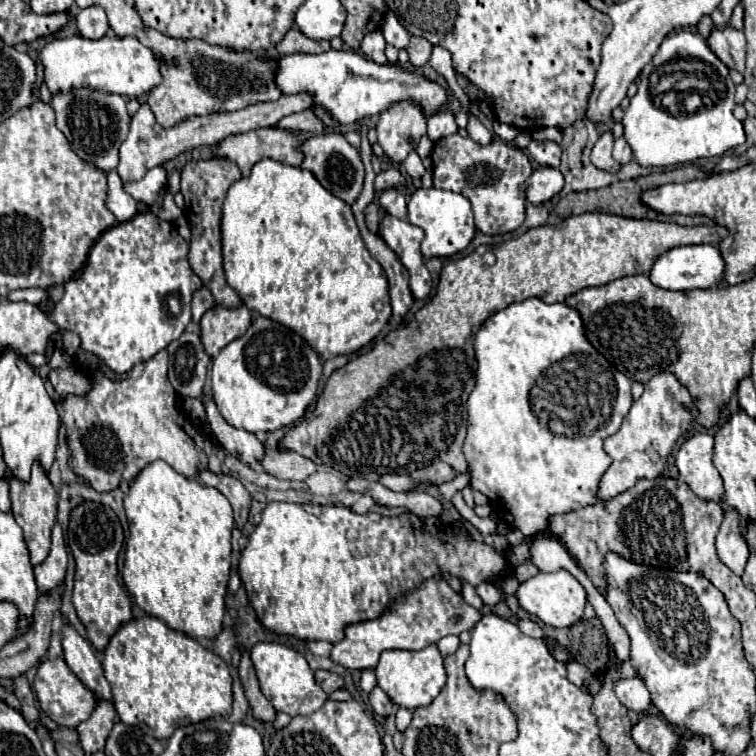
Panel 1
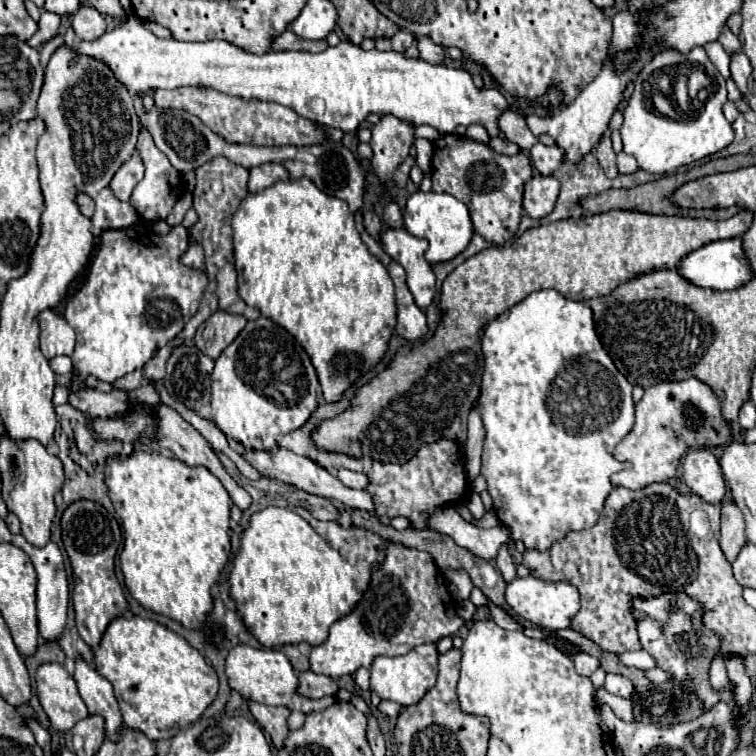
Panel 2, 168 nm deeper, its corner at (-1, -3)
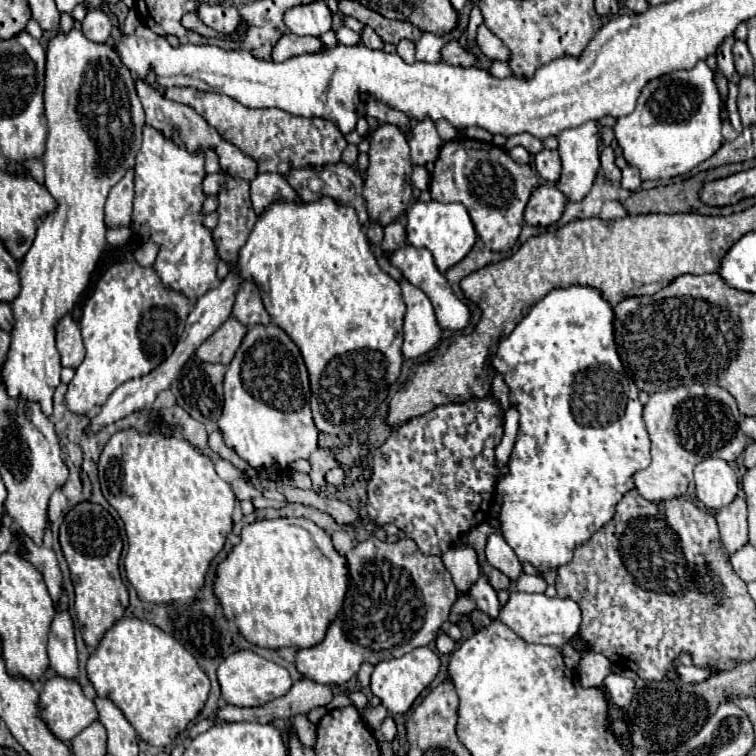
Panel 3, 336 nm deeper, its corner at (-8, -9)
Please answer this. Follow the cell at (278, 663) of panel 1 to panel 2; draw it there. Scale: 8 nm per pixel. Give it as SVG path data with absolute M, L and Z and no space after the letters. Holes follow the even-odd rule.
M237 644L225 660L225 674L231 690L239 692L245 700L253 700L267 706L287 706L291 710L299 710L303 714L325 710L335 702L335 696L327 696L327 700L309 700L297 692L297 674L287 660L287 656L279 650L261 650L251 648L247 644Z

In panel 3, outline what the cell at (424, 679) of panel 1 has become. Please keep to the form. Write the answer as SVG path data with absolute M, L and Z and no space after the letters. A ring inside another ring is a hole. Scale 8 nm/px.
M424 646L424 648L416 648L414 652L408 652L402 658L394 658L394 660L386 660L374 666L372 672L372 694L378 696L382 700L382 706L388 708L390 714L396 712L408 712L410 706L414 704L414 700L420 696L420 692L424 688L430 686L430 682L436 678L440 670L440 658L438 654Z

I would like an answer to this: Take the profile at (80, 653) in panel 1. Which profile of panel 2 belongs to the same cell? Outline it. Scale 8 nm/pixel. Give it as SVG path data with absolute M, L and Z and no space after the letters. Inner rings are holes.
M83 658L75 660L75 674L73 674L79 694L89 708L89 714L99 714L105 720L105 734L109 740L119 742L121 736L121 712L113 688L107 678L97 674L97 670L83 662Z

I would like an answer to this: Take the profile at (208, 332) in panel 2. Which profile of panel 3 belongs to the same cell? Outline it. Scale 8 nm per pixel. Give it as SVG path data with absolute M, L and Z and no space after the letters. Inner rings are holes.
M228 318L208 340L202 342L202 346L196 350L196 356L202 362L220 362L228 366L244 334L246 334L246 326L240 324L236 318Z

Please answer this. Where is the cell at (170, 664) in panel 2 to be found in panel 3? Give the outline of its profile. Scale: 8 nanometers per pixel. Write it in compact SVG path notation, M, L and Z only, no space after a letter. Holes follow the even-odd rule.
M138 618L118 620L118 624L114 624L106 632L96 652L88 658L86 670L88 678L96 688L96 694L114 700L114 704L124 712L124 716L134 726L138 736L152 746L172 744L178 732L184 732L186 726L202 712L210 694L210 678L198 666L196 658L190 652L186 652L182 644L178 644L178 640L174 640L170 634L162 632L148 620L138 620Z

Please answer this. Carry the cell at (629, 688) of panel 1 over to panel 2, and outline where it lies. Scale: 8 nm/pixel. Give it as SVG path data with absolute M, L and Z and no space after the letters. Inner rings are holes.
M607 674L605 678L605 690L611 692L611 694L617 694L617 696L623 696L623 698L631 698L633 694L633 684L629 678L621 676L621 674Z

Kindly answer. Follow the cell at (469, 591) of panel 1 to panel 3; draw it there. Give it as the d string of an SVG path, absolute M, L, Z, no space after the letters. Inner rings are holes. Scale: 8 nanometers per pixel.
M458 546L450 548L448 552L442 554L442 562L446 570L452 574L452 580L456 584L456 590L460 596L468 594L474 582L480 578L480 566L476 552L468 546Z

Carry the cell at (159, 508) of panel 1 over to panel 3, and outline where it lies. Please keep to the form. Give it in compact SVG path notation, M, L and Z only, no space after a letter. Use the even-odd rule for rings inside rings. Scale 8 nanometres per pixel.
M134 430L116 432L100 456L102 494L120 514L126 536L128 554L124 558L126 578L138 592L138 598L152 604L192 606L196 594L206 584L206 574L216 554L224 548L232 532L232 512L236 506L234 492L214 470L210 458L202 456L184 438L166 438L160 432L138 434Z

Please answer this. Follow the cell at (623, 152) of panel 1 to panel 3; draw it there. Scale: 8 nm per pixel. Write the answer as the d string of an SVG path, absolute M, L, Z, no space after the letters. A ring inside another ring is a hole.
M626 166L626 168L622 170L622 188L630 190L630 192L638 192L638 190L640 190L640 184L642 184L642 180L640 180L638 168Z

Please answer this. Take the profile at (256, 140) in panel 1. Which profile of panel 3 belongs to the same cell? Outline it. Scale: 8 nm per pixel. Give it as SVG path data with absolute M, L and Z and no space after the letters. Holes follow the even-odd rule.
M264 172L258 174L252 182L250 196L252 196L252 206L256 212L262 212L270 200L298 200L296 192L290 188L286 178L276 172Z

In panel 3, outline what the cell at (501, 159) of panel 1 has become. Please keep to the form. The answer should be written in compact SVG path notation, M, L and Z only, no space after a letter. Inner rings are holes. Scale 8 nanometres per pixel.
M458 138L440 148L430 180L430 194L436 202L462 202L470 212L482 242L494 252L510 250L524 226L524 208L538 184L536 172L528 164L510 160L504 148L488 142Z

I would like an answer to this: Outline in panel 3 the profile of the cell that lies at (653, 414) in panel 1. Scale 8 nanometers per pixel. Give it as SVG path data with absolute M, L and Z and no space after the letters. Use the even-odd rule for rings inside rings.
M692 384L692 386L678 386L668 392L654 392L650 394L648 404L644 406L644 422L652 442L652 462L646 470L634 474L634 488L650 502L662 502L670 498L678 498L688 490L692 480L692 470L698 462L708 456L722 458L726 462L736 460L748 444L748 436L738 426L738 408L734 398L716 384Z

